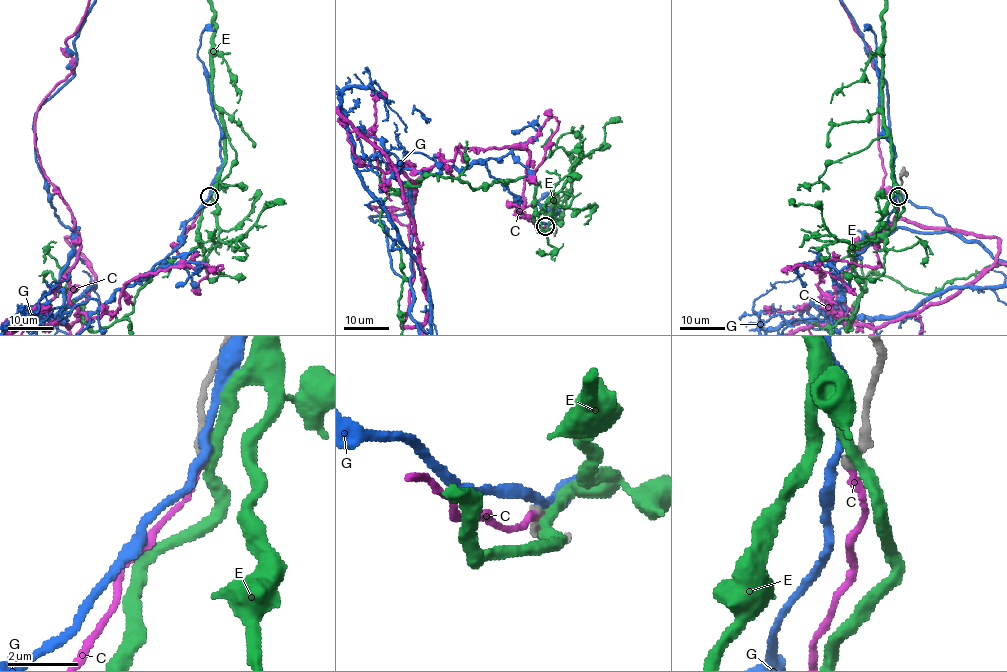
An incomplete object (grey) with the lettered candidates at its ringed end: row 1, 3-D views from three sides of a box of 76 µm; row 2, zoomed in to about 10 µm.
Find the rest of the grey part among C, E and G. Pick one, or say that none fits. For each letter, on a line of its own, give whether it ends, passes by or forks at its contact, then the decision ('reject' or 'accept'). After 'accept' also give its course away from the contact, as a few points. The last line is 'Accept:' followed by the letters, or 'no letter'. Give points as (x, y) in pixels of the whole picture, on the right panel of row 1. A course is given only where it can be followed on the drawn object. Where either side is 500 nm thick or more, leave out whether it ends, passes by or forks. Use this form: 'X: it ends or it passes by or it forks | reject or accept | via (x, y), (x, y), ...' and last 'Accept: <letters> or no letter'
C: it ends | accept
E: it passes by | reject
G: it passes by | reject
Accept: C

